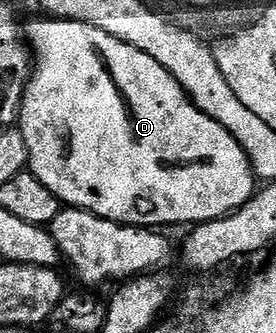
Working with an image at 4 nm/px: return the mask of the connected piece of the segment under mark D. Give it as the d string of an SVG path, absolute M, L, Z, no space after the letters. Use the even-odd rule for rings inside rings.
M42 19L33 21L25 28L25 40L33 53L33 60L35 56L35 73L32 74L31 81L23 92L23 101L19 104L17 130L25 138L29 171L38 180L45 182L45 186L49 186L49 190L57 194L60 202L73 208L84 208L86 212L118 224L163 230L166 229L166 224L194 226L222 216L230 216L251 200L257 191L257 177L245 150L241 150L241 146L231 137L229 130L225 130L225 126L213 122L213 118L206 116L188 98L186 90L179 85L177 78L173 78L173 74L169 74L169 70L165 70L165 66L161 66L161 62L153 62L149 54L113 38L113 34L105 34L105 30L97 30L97 26L89 26L80 20Z

